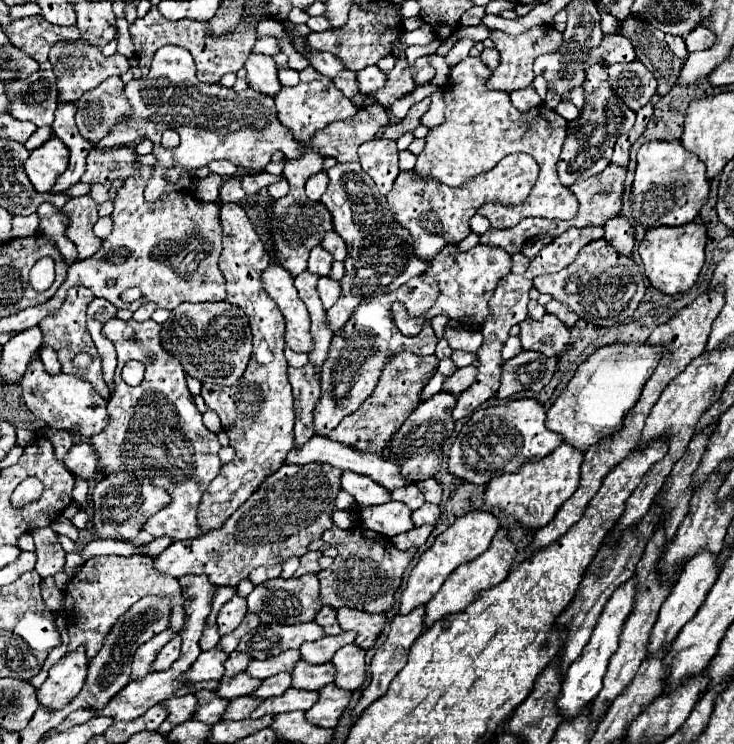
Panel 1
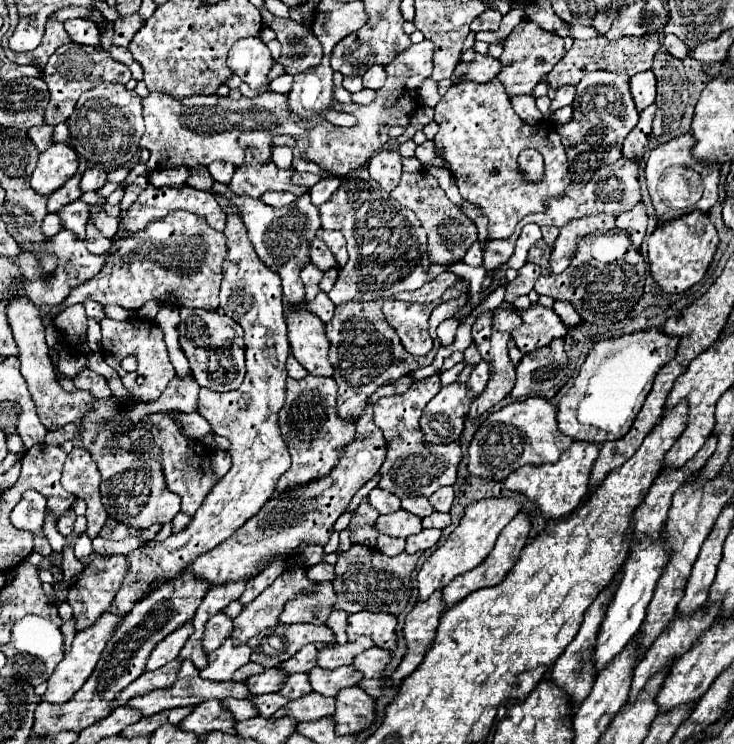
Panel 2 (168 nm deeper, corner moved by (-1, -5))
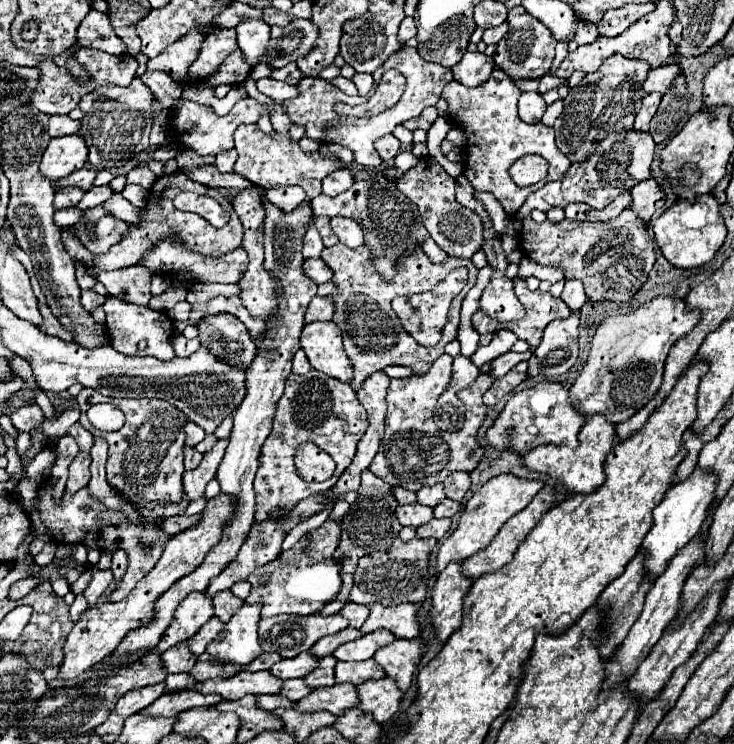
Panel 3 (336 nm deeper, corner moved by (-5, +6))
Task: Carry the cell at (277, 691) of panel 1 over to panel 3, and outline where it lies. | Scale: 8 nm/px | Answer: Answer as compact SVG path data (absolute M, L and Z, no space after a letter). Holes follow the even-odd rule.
M324 656L322 664L318 666L318 670L310 672L310 676L306 676L306 684L312 684L312 688L320 688L320 686L334 686L334 668L336 668L336 658L334 656Z

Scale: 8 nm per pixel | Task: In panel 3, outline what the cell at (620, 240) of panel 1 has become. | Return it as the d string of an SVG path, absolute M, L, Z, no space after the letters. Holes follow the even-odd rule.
M648 178L644 182L638 182L634 188L632 188L632 208L634 212L644 220L644 222L650 222L652 214L664 206L664 200L666 200L666 194L664 190L658 186L658 182L654 178Z

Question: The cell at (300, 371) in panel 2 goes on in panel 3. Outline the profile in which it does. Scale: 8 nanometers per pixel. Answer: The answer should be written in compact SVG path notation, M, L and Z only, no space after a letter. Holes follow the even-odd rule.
M298 350L294 354L294 360L292 360L292 372L294 374L306 374L310 370L310 364L308 364L308 358L304 354L304 350Z

